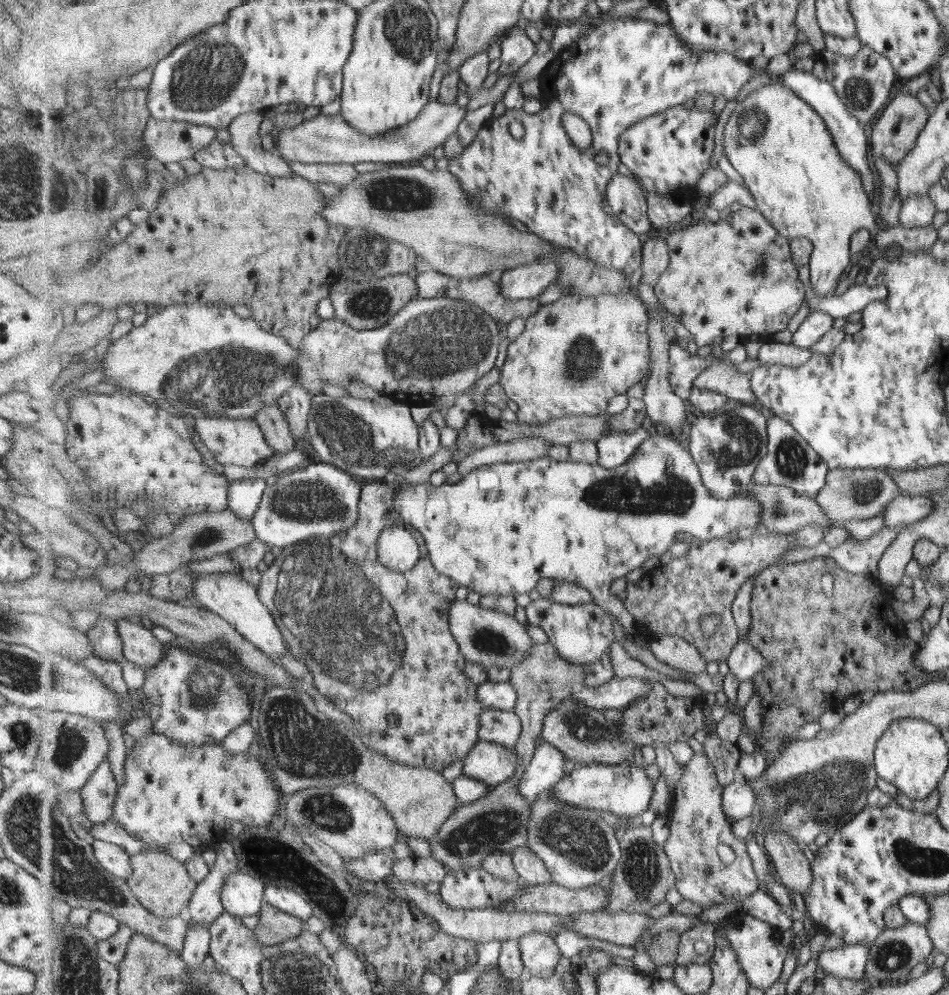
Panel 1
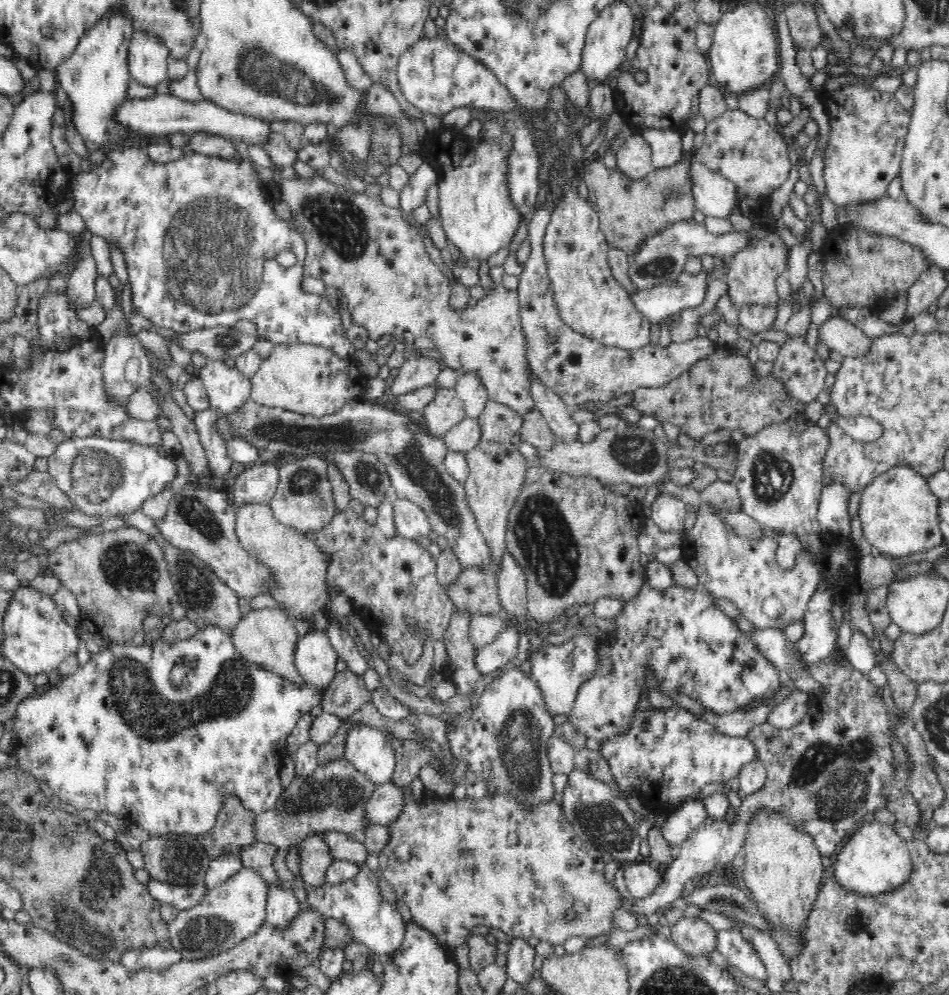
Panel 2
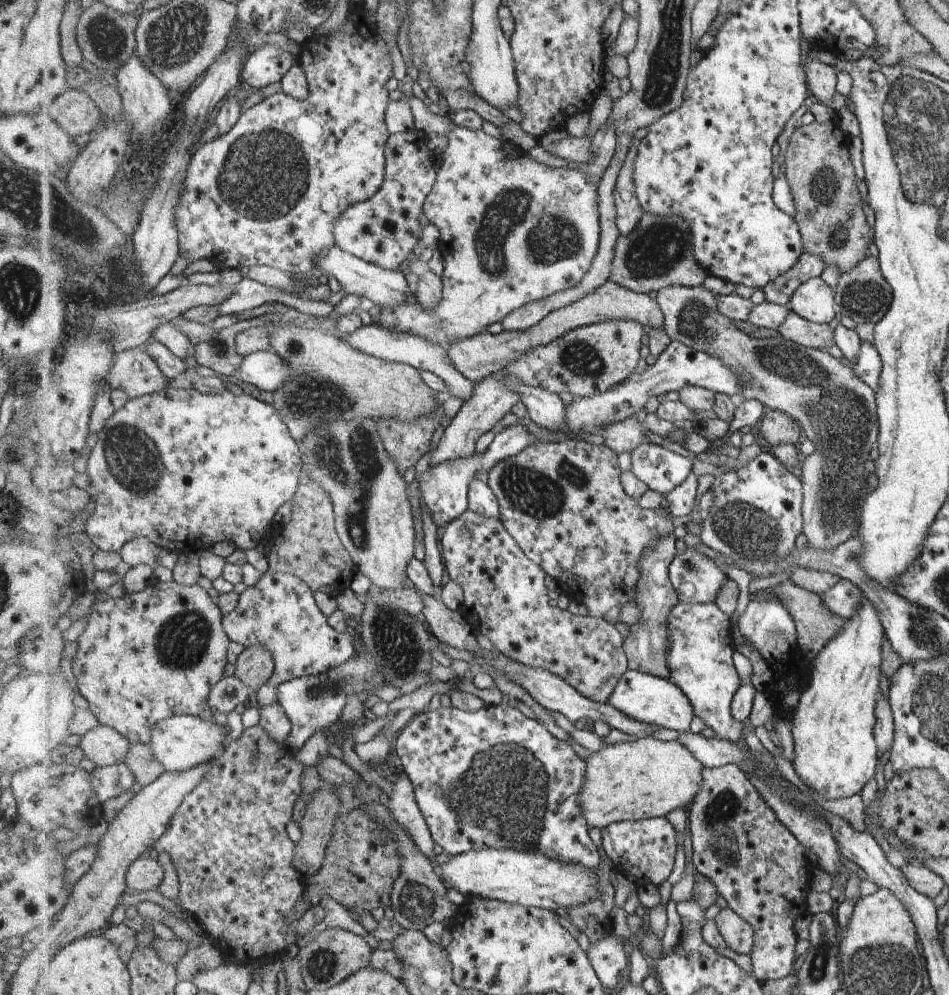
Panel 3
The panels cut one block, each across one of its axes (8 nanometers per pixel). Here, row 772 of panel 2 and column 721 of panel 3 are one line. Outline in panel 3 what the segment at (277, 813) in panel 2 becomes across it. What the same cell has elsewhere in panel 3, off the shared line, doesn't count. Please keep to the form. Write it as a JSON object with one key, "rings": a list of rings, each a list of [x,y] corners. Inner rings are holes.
{"rings":[[[673,285],[672,287],[662,288],[656,294],[656,299],[665,314],[665,326],[664,329],[669,333],[669,336],[673,341],[679,341],[691,348],[698,351],[708,352],[711,356],[717,357],[719,360],[732,369],[738,377],[740,377],[740,392],[747,400],[758,400],[763,404],[766,410],[779,409],[780,411],[790,414],[797,422],[802,424],[804,428],[805,436],[811,439],[816,447],[816,451],[813,451],[810,455],[801,458],[802,465],[800,466],[798,473],[801,475],[802,485],[805,488],[805,498],[802,507],[803,516],[805,516],[805,534],[808,544],[818,551],[833,551],[837,547],[840,547],[843,543],[846,543],[851,538],[854,538],[859,532],[860,528],[860,514],[862,513],[862,506],[865,504],[866,498],[869,496],[870,491],[867,488],[867,470],[865,469],[865,462],[871,458],[871,450],[877,446],[877,442],[880,439],[880,420],[878,417],[878,402],[876,399],[876,390],[873,390],[872,386],[869,386],[856,372],[853,366],[843,364],[840,359],[834,358],[829,354],[828,350],[812,349],[801,346],[796,342],[787,340],[783,336],[773,337],[770,339],[758,339],[752,337],[746,332],[743,332],[736,326],[729,317],[726,317],[718,306],[720,300],[719,296],[713,294],[701,285],[698,287],[684,287],[683,285]]]}

